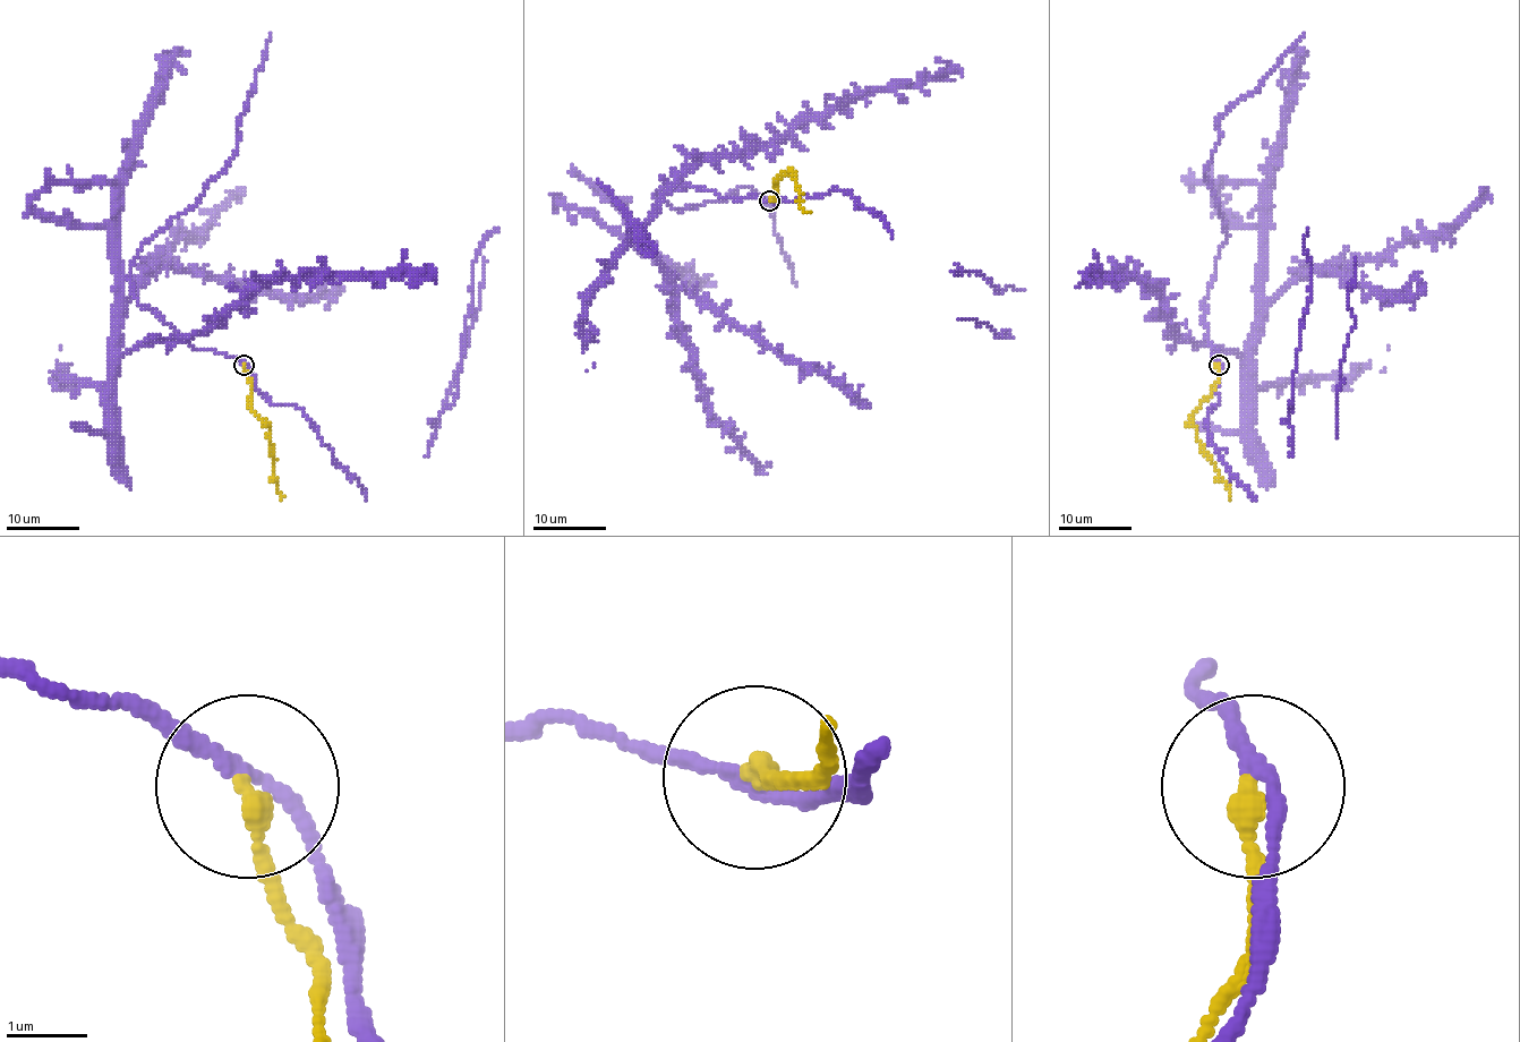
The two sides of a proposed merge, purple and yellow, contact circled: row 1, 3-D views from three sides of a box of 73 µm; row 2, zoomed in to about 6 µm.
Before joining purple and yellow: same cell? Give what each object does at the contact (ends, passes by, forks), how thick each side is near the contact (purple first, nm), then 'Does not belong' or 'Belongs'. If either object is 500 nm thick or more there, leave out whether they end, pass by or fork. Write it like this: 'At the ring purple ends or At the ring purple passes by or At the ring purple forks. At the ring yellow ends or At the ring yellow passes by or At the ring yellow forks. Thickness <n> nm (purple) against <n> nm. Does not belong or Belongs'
At the ring purple passes by. At the ring yellow ends. Thickness 160 nm (purple) against 280 nm. Does not belong

